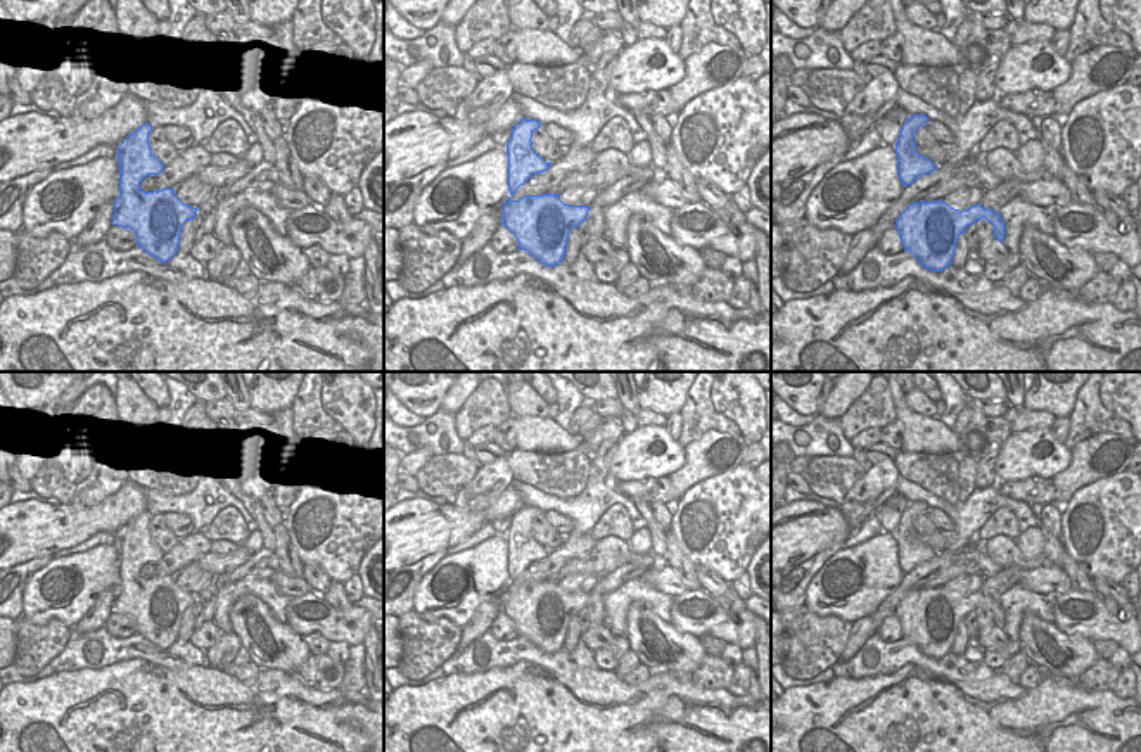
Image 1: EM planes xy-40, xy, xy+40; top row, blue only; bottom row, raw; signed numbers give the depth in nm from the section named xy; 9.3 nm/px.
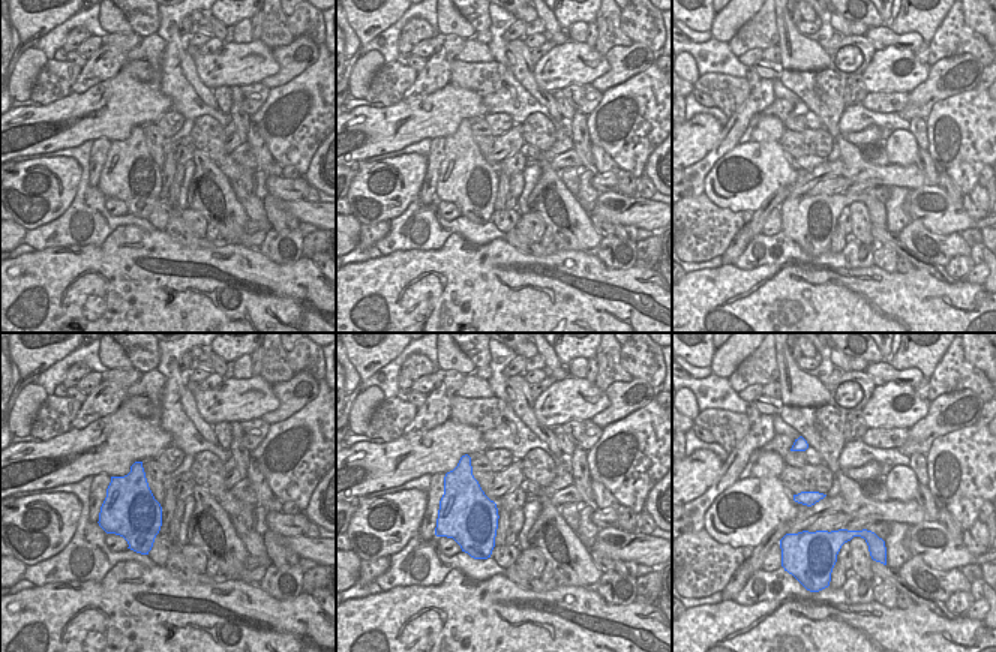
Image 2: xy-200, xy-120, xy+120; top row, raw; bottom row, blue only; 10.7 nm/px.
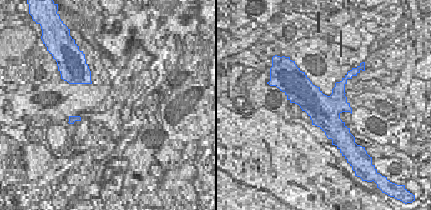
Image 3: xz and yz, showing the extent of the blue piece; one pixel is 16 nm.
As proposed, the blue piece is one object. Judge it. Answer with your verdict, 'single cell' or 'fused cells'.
single cell

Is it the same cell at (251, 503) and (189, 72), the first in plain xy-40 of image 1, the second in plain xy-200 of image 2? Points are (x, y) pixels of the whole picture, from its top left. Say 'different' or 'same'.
same

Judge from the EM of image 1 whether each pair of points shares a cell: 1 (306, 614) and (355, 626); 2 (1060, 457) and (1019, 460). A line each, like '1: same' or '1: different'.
1: same
2: same

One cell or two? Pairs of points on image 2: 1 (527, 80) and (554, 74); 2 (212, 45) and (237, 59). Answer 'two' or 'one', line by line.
1: two
2: two

